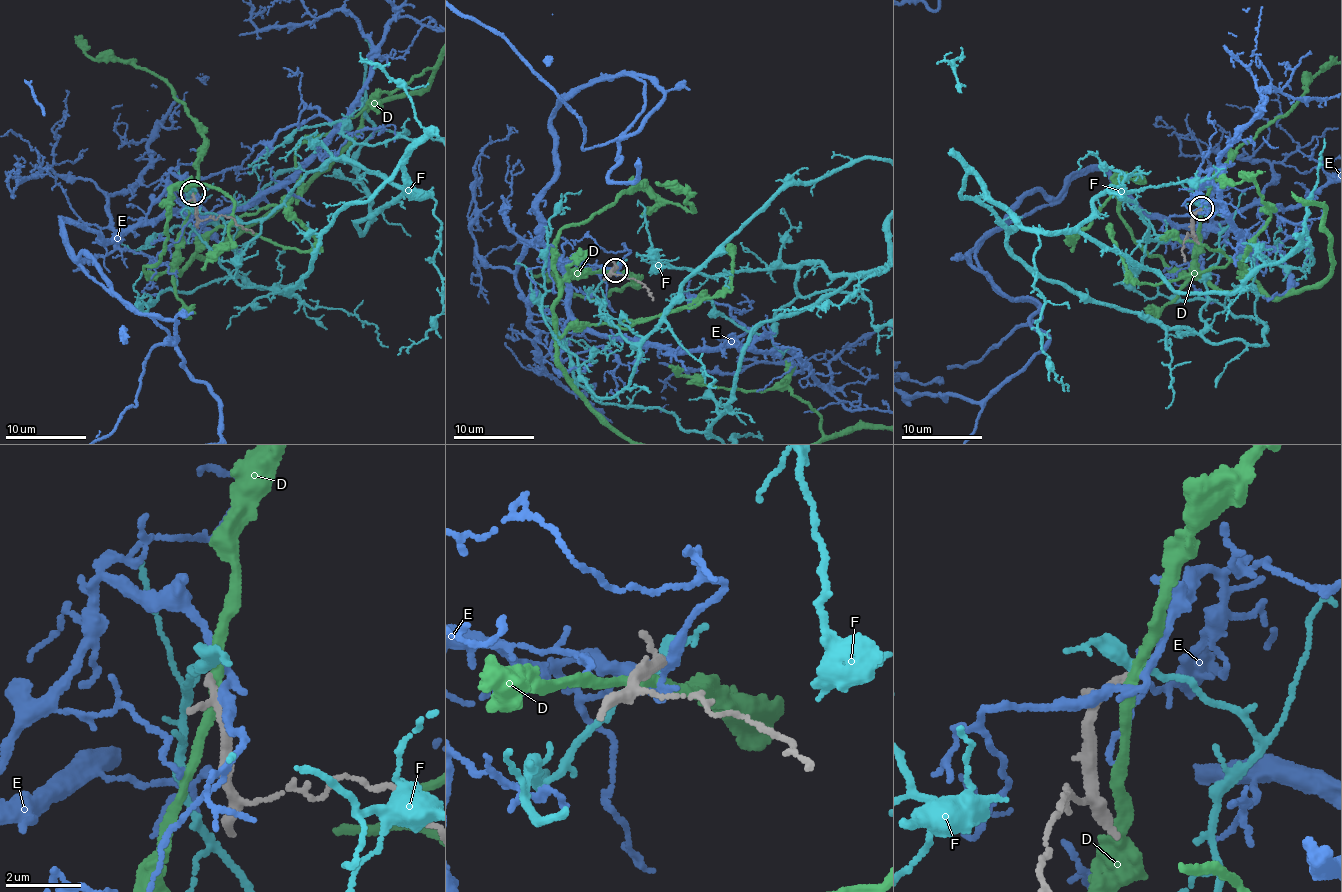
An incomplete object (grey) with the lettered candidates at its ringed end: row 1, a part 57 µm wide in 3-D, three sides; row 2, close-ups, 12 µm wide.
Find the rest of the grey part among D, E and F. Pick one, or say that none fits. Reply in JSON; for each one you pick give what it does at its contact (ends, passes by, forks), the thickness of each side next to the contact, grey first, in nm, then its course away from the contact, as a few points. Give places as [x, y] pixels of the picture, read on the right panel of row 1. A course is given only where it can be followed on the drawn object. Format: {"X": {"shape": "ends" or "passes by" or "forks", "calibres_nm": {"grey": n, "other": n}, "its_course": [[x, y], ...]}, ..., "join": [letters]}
{"join": []}

